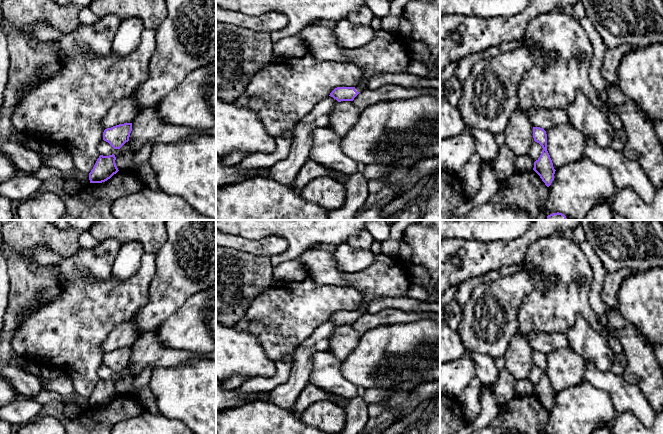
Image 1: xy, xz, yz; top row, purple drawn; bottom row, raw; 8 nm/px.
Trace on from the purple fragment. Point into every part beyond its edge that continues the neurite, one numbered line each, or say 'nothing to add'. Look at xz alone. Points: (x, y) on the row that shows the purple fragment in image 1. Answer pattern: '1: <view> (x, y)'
1: xz (385, 53)

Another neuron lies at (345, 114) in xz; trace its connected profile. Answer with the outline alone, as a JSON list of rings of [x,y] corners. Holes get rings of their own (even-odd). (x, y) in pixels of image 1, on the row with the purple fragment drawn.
[[[352,101],[338,102],[332,110],[328,127],[343,137],[357,123],[360,114]]]

